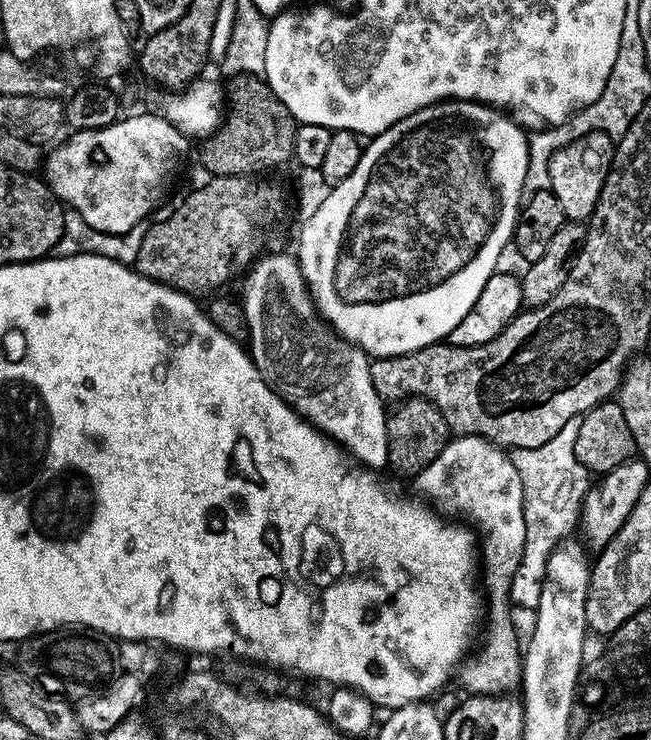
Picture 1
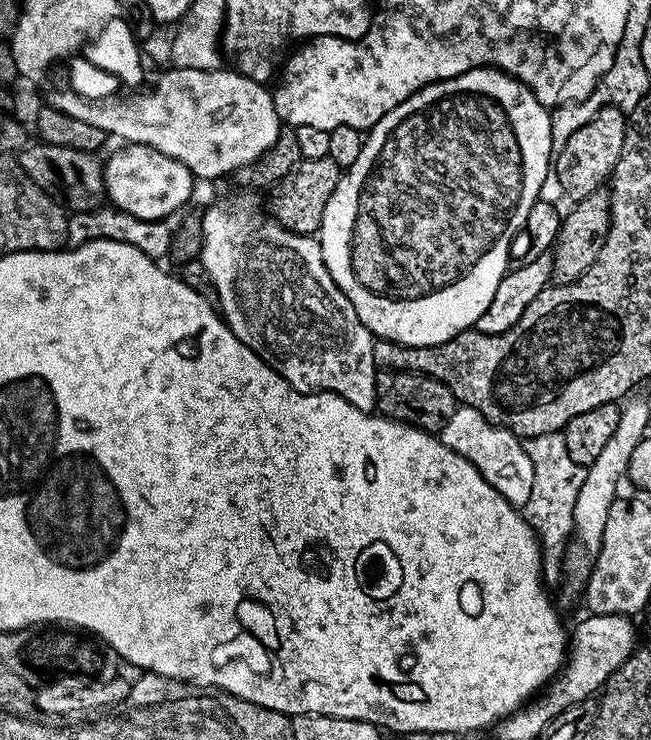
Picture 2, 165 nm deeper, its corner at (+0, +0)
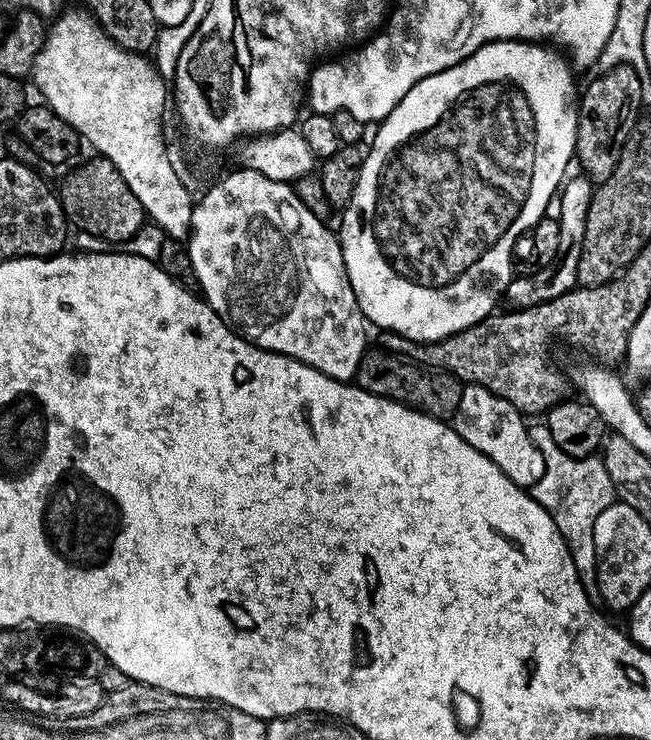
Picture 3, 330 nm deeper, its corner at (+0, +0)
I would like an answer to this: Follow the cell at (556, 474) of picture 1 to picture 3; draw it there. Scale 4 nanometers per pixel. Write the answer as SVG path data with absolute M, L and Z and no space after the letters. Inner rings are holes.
M536 423L529 427L528 433L534 446L538 446L538 450L542 454L544 473L542 478L538 478L538 482L532 485L530 495L548 511L550 518L554 518L554 526L558 526L558 530L562 534L562 538L570 550L570 558L574 558L578 578L584 583L584 588L589 594L595 593L594 522L598 522L598 514L602 514L602 510L606 510L606 506L617 503L616 487L610 474L606 474L603 459L587 456L579 460L558 450L558 442L554 442L554 438L550 438L547 423Z

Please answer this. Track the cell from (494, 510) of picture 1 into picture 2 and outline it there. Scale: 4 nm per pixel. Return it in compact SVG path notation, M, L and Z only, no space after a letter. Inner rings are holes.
M458 406L450 422L446 422L446 426L439 432L438 439L474 465L482 478L486 478L486 482L490 482L490 486L505 496L514 508L523 509L530 498L530 490L534 490L534 466L530 462L530 454L526 454L521 437L491 424L482 418L482 414L478 414L478 410Z

